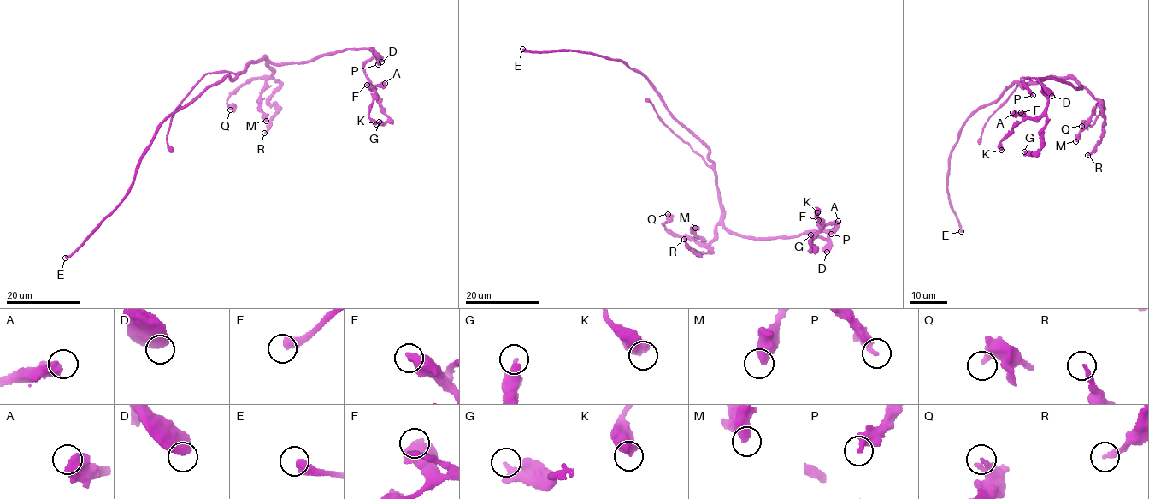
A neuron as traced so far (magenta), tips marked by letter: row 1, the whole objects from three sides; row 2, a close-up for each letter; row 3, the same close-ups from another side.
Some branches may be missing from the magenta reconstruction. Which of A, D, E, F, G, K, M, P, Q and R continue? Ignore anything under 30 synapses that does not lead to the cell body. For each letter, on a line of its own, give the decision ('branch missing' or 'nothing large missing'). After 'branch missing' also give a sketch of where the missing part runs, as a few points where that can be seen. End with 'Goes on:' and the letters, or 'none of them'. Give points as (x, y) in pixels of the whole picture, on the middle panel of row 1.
A: nothing large missing
D: nothing large missing
E: nothing large missing
F: nothing large missing
G: nothing large missing
K: nothing large missing
M: nothing large missing
P: nothing large missing
Q: nothing large missing
R: nothing large missing
Goes on: none of them

